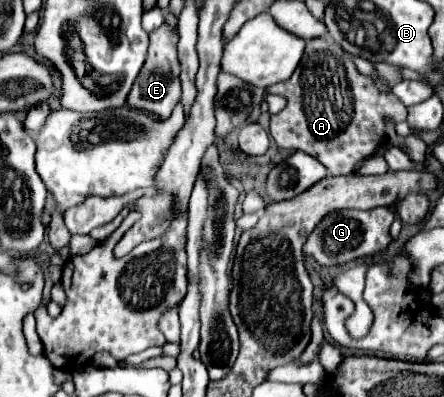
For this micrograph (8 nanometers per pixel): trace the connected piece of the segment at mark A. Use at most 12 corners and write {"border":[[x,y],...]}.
{"border":[[328,36],[308,40],[270,118],[280,148],[352,174],[406,106]]}

